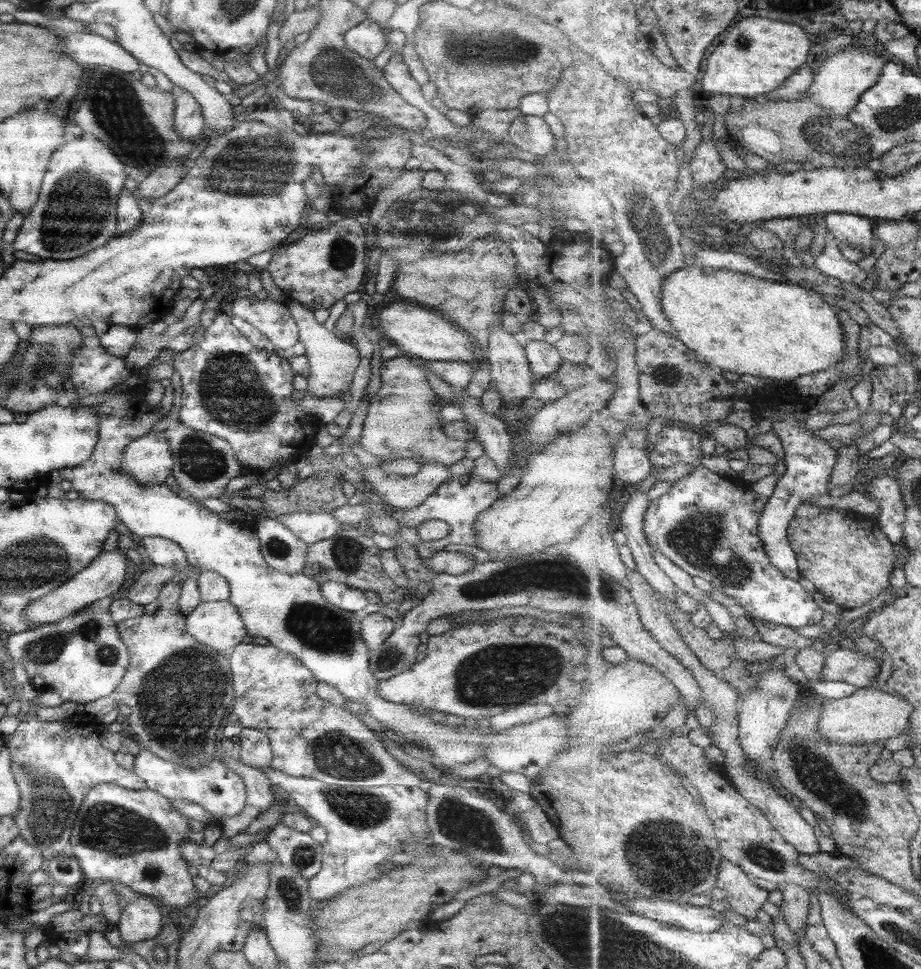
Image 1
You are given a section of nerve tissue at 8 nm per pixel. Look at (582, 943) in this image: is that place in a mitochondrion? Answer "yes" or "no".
yes

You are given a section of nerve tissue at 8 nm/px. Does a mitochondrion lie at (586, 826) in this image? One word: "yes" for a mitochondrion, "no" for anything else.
no

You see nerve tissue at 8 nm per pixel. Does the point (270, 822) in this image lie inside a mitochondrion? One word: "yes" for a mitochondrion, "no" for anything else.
no

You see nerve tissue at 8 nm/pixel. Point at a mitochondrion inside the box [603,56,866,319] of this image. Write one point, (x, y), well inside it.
(643, 216)

